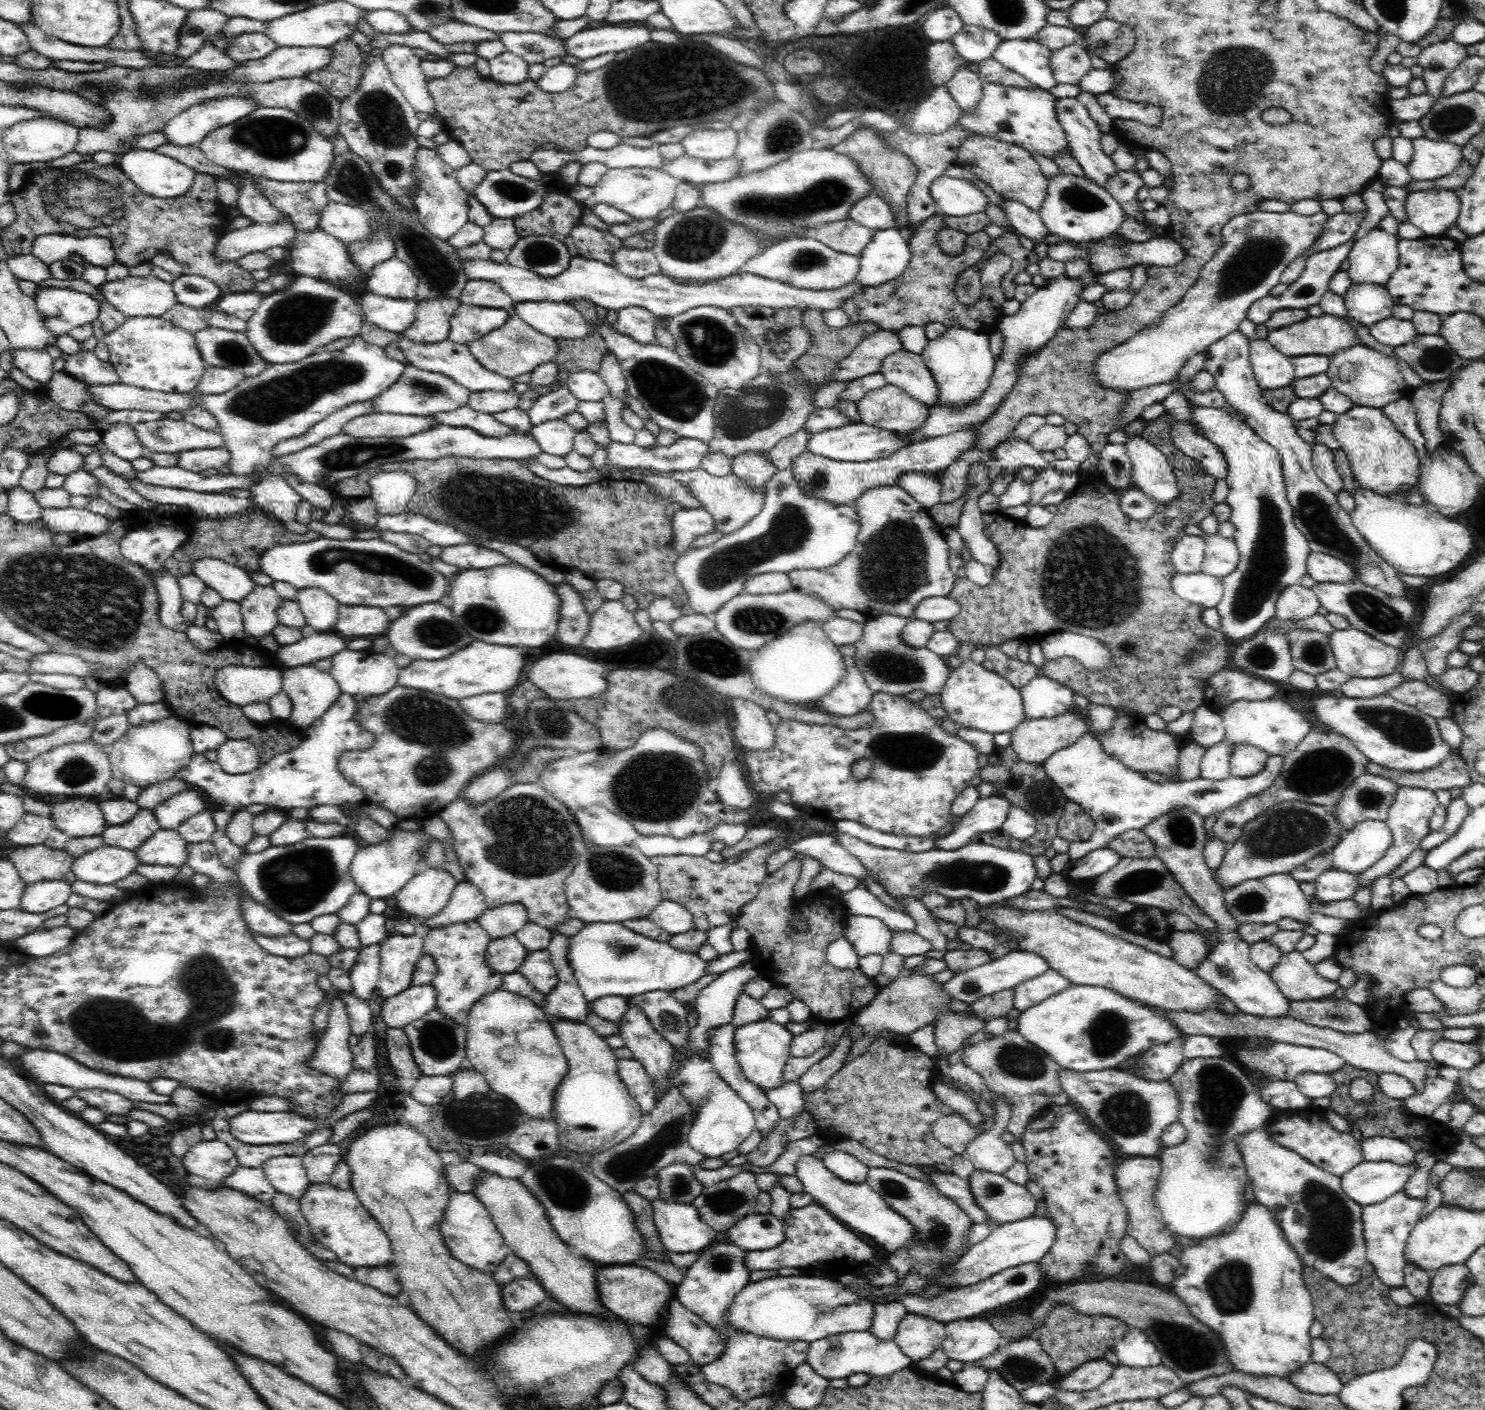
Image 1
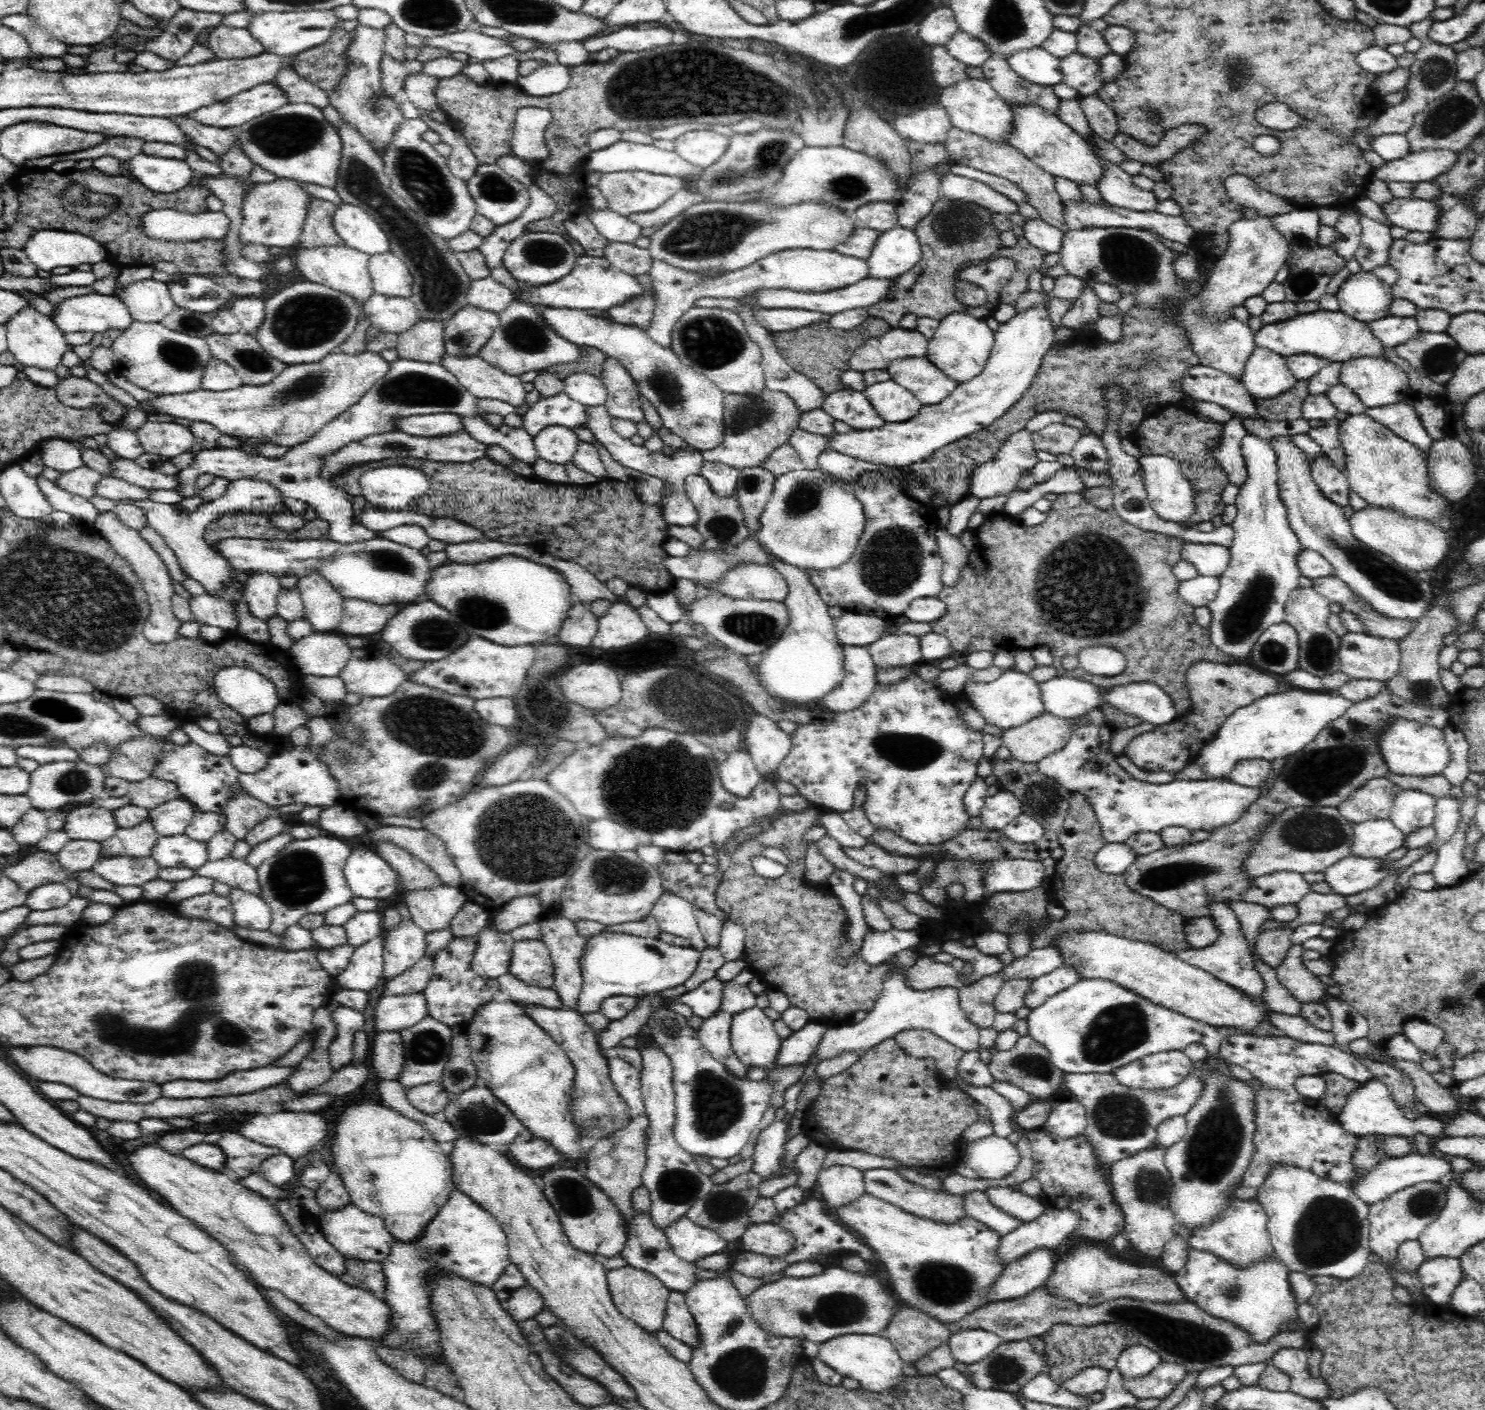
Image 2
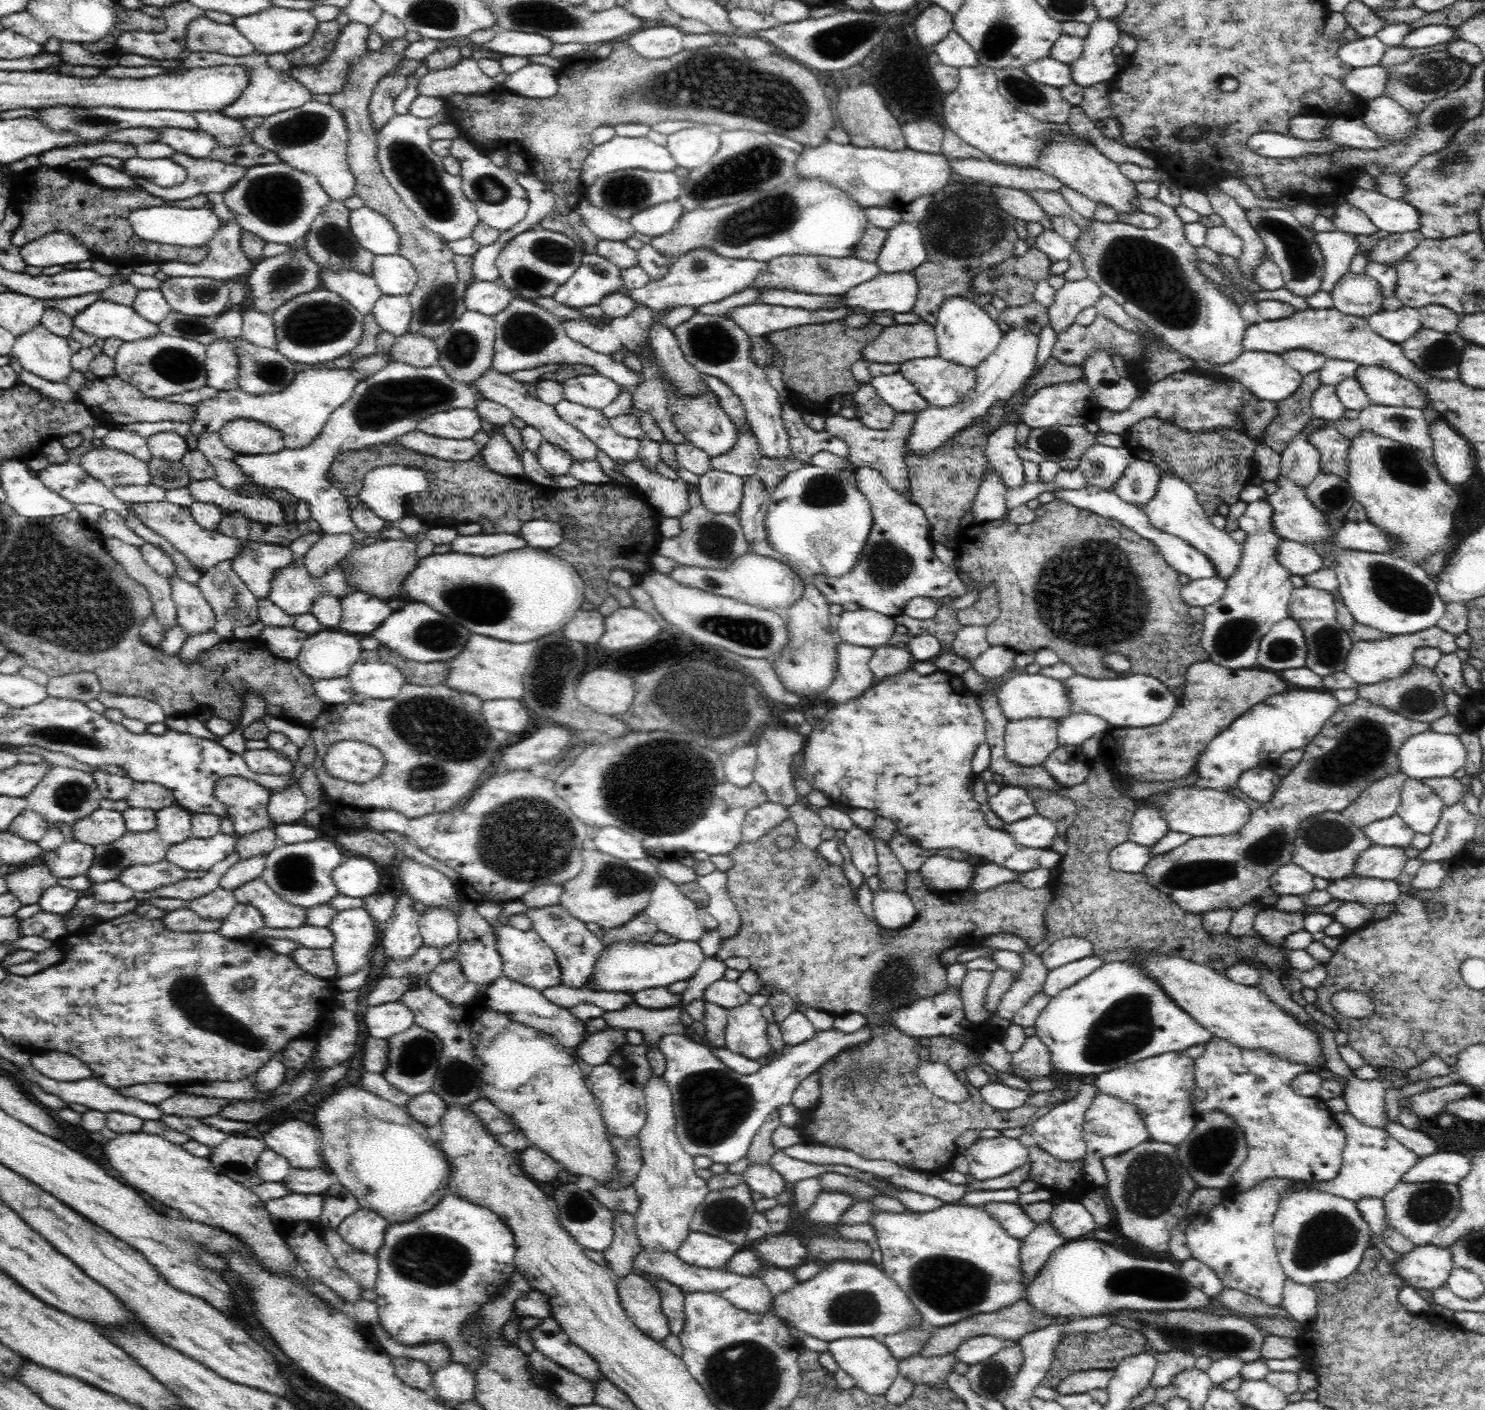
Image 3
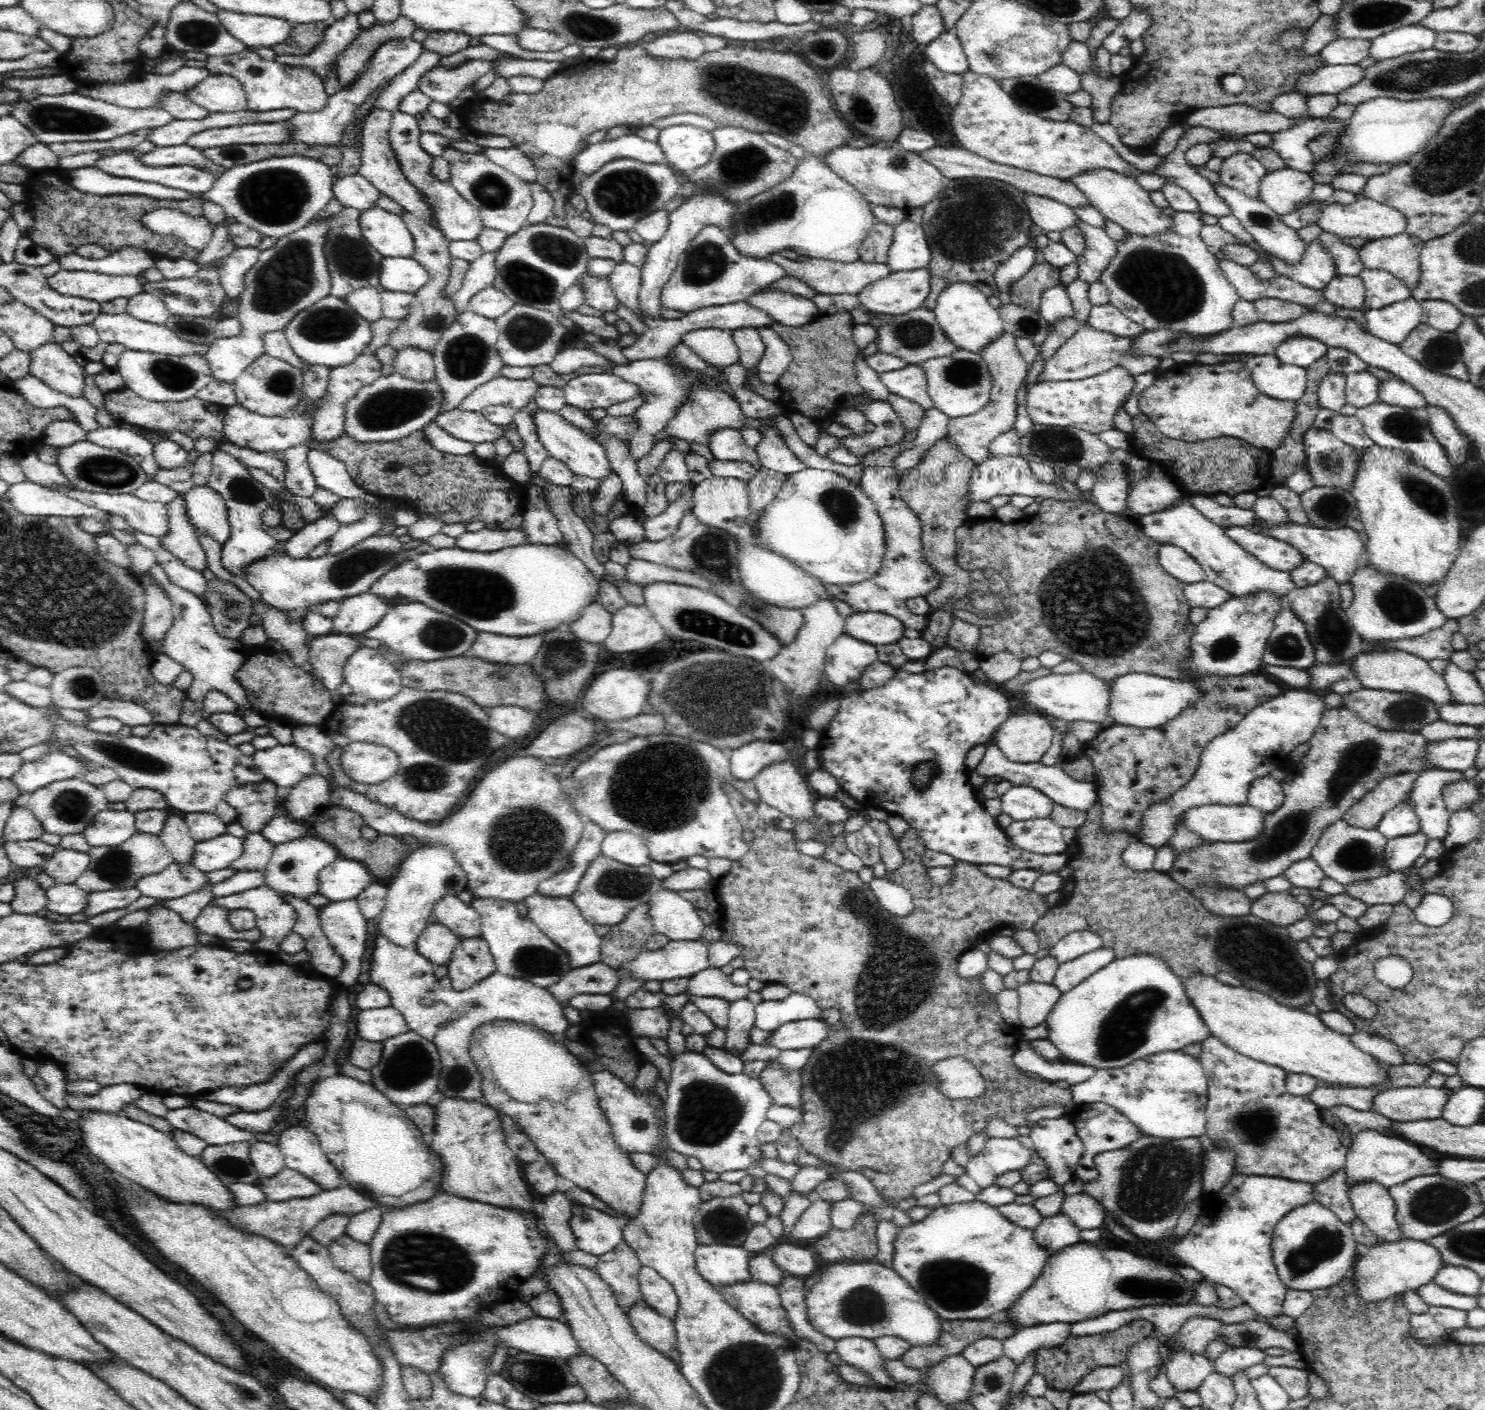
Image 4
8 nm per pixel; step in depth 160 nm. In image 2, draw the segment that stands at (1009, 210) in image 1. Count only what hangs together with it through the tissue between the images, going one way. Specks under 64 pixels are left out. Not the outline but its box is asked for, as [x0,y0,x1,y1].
[1023,219,1065,253]

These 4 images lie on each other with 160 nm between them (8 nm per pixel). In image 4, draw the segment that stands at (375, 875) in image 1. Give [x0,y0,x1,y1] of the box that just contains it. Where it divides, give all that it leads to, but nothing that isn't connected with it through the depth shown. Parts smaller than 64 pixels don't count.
[318,856,372,902]

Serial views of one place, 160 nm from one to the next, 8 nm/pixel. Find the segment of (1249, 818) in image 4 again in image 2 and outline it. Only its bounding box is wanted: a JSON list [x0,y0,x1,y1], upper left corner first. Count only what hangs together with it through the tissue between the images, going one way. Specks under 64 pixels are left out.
[1036,723,1258,842]

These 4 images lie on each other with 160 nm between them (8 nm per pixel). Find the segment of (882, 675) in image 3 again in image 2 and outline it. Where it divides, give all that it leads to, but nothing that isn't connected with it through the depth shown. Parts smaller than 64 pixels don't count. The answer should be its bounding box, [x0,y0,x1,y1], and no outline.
[868,632,922,670]

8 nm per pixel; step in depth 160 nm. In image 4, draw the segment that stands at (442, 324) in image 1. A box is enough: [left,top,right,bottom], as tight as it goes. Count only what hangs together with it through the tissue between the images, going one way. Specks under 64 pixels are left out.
[393,348,436,383]

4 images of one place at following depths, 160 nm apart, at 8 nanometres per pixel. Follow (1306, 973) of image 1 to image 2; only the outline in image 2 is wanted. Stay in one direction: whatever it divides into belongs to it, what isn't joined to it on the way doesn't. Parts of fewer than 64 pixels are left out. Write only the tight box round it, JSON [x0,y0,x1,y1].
[1275,944,1327,1004]

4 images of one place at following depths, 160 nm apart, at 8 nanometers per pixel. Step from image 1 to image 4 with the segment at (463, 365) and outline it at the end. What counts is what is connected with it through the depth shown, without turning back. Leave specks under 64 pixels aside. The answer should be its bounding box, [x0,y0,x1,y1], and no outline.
[532,409,613,484]

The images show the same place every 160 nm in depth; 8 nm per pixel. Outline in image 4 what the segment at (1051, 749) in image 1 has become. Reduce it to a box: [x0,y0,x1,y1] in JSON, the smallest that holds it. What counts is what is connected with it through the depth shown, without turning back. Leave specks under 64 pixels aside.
[992,713,1054,763]

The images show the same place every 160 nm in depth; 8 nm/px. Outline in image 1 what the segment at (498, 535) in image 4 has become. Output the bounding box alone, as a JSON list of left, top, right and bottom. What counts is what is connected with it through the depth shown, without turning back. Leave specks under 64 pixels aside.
[441,544,508,570]

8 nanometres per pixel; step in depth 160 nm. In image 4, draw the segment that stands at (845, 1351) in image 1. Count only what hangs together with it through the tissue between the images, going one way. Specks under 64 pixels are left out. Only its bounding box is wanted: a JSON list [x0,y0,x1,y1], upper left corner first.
[835,1337,895,1386]

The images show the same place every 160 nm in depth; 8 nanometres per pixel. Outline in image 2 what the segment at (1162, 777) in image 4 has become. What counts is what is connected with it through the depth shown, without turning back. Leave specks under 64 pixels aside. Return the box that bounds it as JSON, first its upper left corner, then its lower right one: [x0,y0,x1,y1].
[1123,660,1290,773]

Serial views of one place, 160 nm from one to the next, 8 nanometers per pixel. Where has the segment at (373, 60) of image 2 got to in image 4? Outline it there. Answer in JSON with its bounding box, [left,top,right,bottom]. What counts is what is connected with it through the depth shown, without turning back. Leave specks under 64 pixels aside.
[275,13,361,80]

